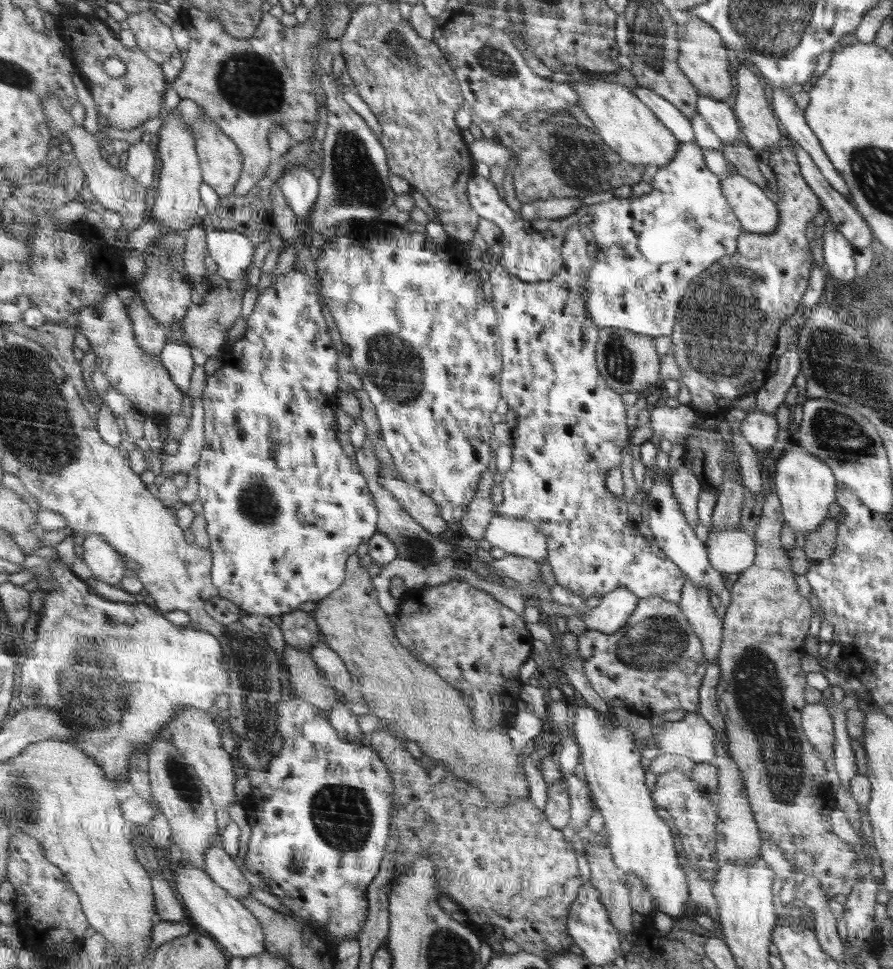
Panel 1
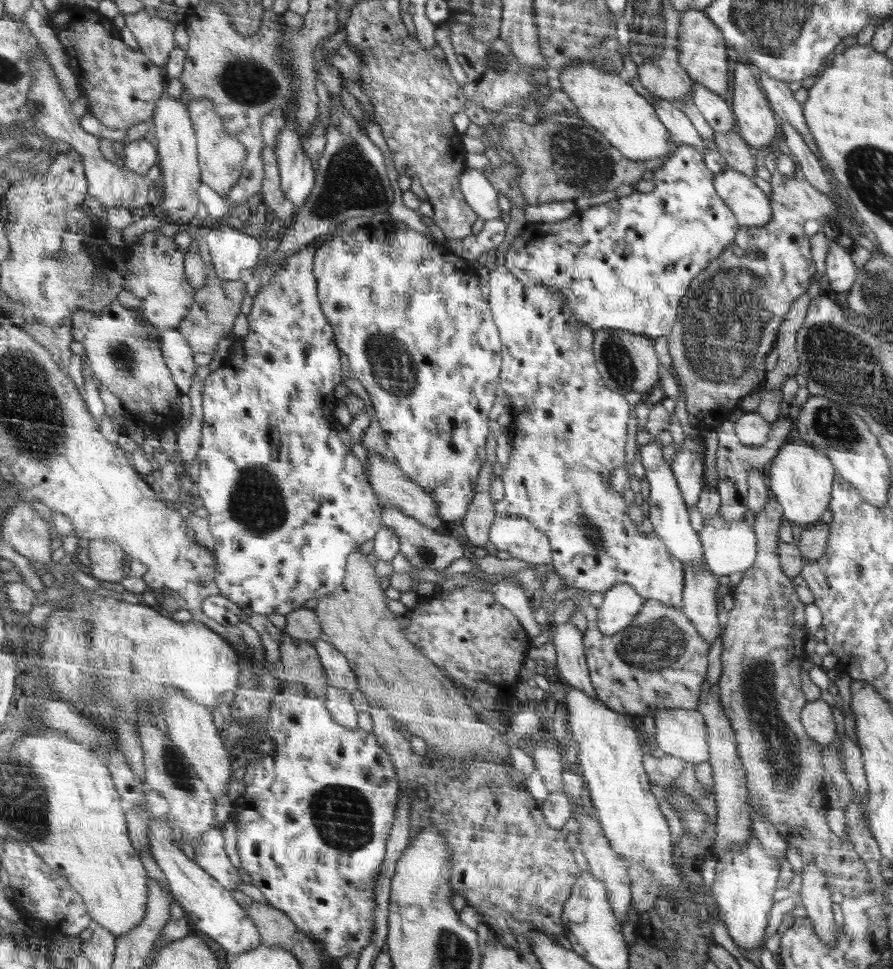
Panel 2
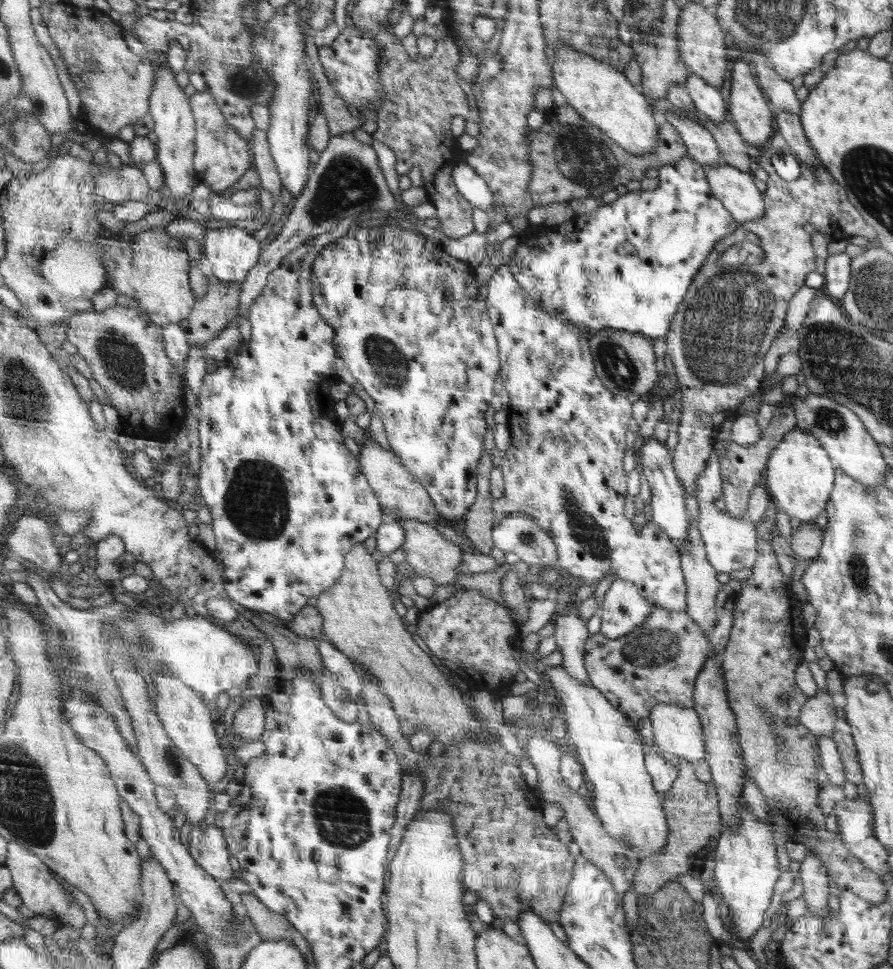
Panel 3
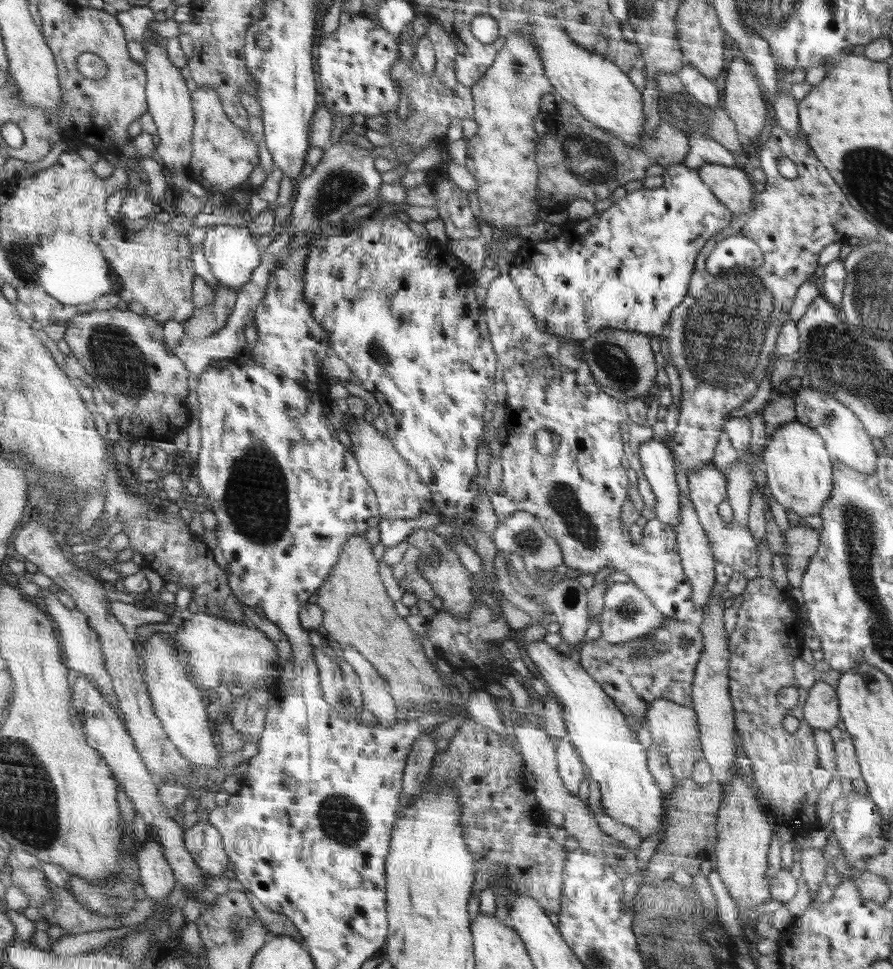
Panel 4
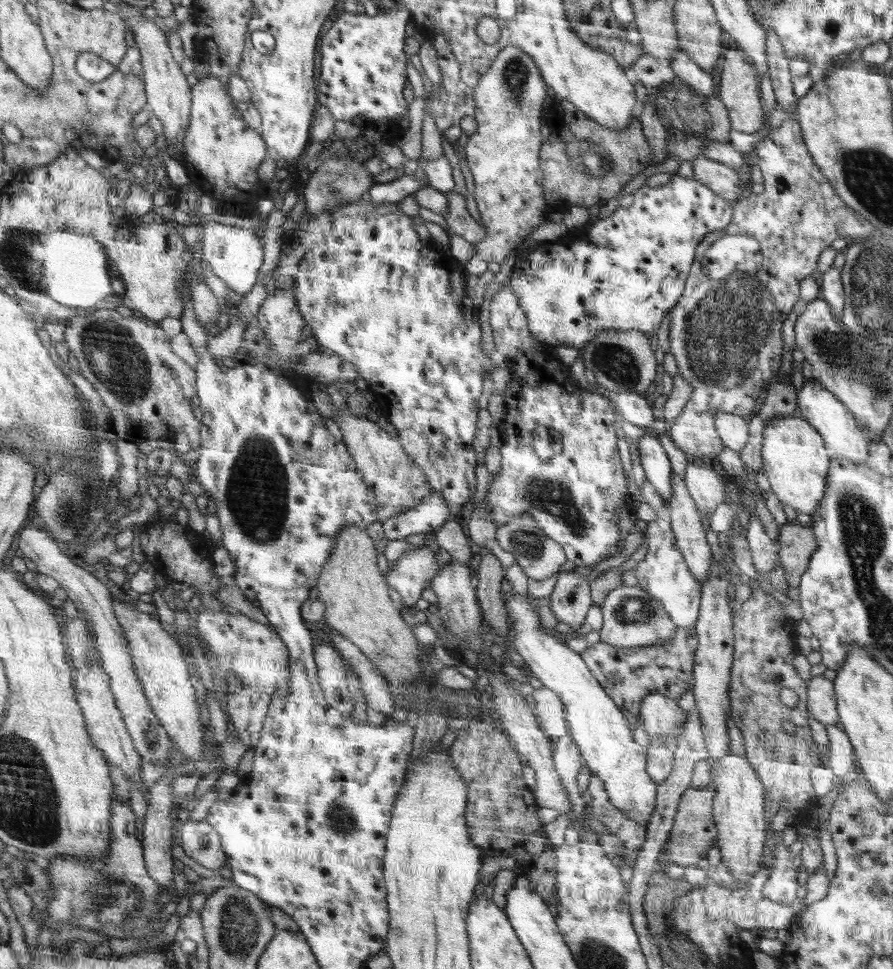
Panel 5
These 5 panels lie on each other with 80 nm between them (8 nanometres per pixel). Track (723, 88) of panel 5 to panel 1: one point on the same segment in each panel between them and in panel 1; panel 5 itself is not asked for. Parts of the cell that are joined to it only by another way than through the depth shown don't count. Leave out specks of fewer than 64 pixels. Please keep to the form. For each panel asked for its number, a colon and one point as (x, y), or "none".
1: (759, 128)
2: (755, 122)
3: (749, 112)
4: (743, 102)

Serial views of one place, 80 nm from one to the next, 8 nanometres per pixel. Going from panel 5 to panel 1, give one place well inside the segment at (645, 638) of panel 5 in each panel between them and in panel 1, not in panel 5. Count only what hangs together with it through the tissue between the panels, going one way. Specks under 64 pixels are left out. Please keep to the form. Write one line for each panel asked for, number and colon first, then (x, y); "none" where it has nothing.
1: (613, 612)
2: (621, 604)
3: (623, 609)
4: (628, 614)

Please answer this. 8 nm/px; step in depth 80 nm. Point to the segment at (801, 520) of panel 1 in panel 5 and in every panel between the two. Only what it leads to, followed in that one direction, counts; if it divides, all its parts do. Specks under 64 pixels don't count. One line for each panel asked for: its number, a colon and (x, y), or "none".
2: (801, 477)
3: (799, 476)
4: (799, 475)
5: (794, 458)

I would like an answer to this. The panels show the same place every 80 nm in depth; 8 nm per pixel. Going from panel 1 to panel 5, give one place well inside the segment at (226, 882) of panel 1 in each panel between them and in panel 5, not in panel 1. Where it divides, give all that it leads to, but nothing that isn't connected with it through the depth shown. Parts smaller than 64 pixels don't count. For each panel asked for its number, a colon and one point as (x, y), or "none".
2: (210, 854)
3: (207, 842)
4: (204, 841)
5: (201, 842)

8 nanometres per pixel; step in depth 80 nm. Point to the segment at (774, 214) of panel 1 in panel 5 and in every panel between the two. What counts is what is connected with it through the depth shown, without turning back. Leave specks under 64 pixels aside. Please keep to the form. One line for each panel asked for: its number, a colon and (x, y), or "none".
2: (749, 204)
3: (736, 189)
4: (731, 185)
5: (723, 180)

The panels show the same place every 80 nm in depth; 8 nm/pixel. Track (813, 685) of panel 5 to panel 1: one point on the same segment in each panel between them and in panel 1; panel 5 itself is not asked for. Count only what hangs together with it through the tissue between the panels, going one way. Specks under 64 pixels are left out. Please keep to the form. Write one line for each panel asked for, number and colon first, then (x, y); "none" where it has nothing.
1: (818, 726)
2: (817, 717)
3: (818, 714)
4: (822, 710)

